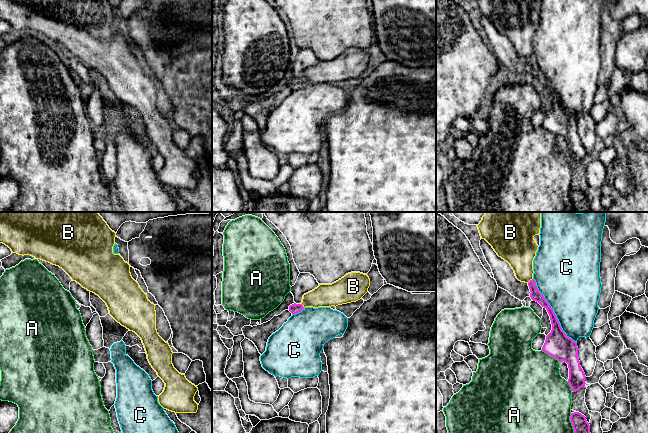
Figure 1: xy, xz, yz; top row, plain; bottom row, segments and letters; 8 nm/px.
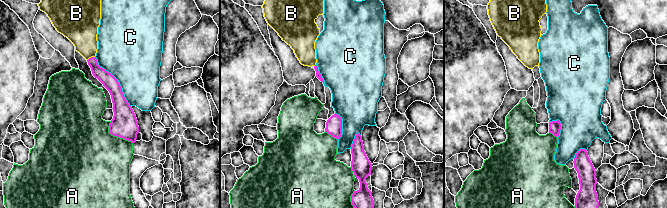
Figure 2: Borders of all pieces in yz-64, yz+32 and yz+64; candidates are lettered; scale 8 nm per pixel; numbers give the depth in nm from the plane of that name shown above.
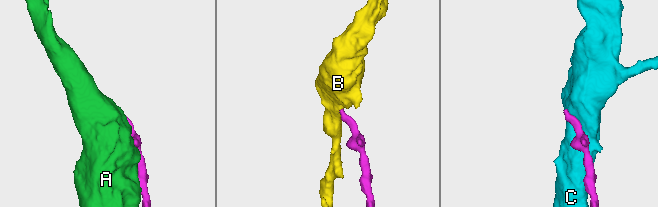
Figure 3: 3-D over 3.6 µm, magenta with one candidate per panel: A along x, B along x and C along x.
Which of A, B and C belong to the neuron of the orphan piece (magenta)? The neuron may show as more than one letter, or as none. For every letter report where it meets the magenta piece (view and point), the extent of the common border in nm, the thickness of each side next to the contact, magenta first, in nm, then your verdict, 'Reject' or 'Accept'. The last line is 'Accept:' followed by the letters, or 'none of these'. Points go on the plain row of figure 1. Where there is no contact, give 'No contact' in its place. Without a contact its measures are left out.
A: Touches magenta at yz (551, 132). Shared border 180 nm. Thickness 200 nm (magenta) against 480 nm. Reject
B: Touches magenta at yz (530, 56). Shared border 60 nm. Thickness 90 nm (magenta) against 260 nm. Reject
C: Touches magenta at yz (553, 88). Shared border 650 nm. Thickness 190 nm (magenta) against 460 nm. Reject
Accept: none of these

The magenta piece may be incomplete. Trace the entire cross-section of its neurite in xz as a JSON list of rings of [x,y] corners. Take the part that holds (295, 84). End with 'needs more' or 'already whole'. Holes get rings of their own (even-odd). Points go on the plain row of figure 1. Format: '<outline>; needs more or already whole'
[[[300,49],[294,62],[291,63],[291,69],[294,72],[294,80],[289,82],[289,87],[292,90],[301,88],[304,83],[301,80],[303,71],[314,66],[319,62],[319,59],[310,49]]]; needs more

